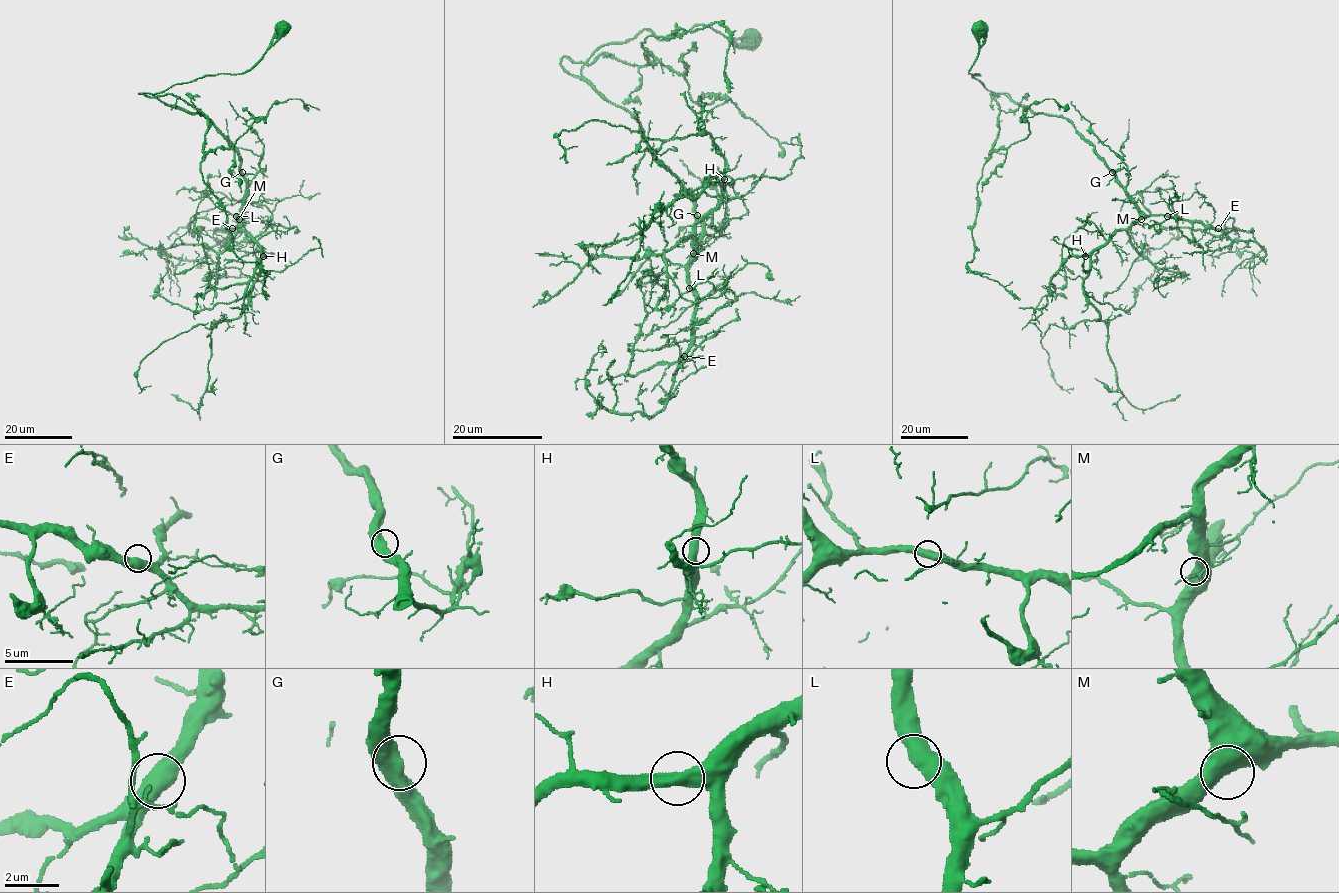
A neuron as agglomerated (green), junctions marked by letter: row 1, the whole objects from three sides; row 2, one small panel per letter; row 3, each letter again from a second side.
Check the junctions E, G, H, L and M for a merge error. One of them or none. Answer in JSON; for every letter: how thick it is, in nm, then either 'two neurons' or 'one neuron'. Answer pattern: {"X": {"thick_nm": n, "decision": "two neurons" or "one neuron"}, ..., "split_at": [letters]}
{"E": {"thick_nm": 550, "decision": "one neuron"}, "G": {"thick_nm": 550, "decision": "one neuron"}, "H": {"thick_nm": 500, "decision": "one neuron"}, "L": {"thick_nm": 500, "decision": "one neuron"}, "M": {"thick_nm": 550, "decision": "one neuron"}, "split_at": []}

